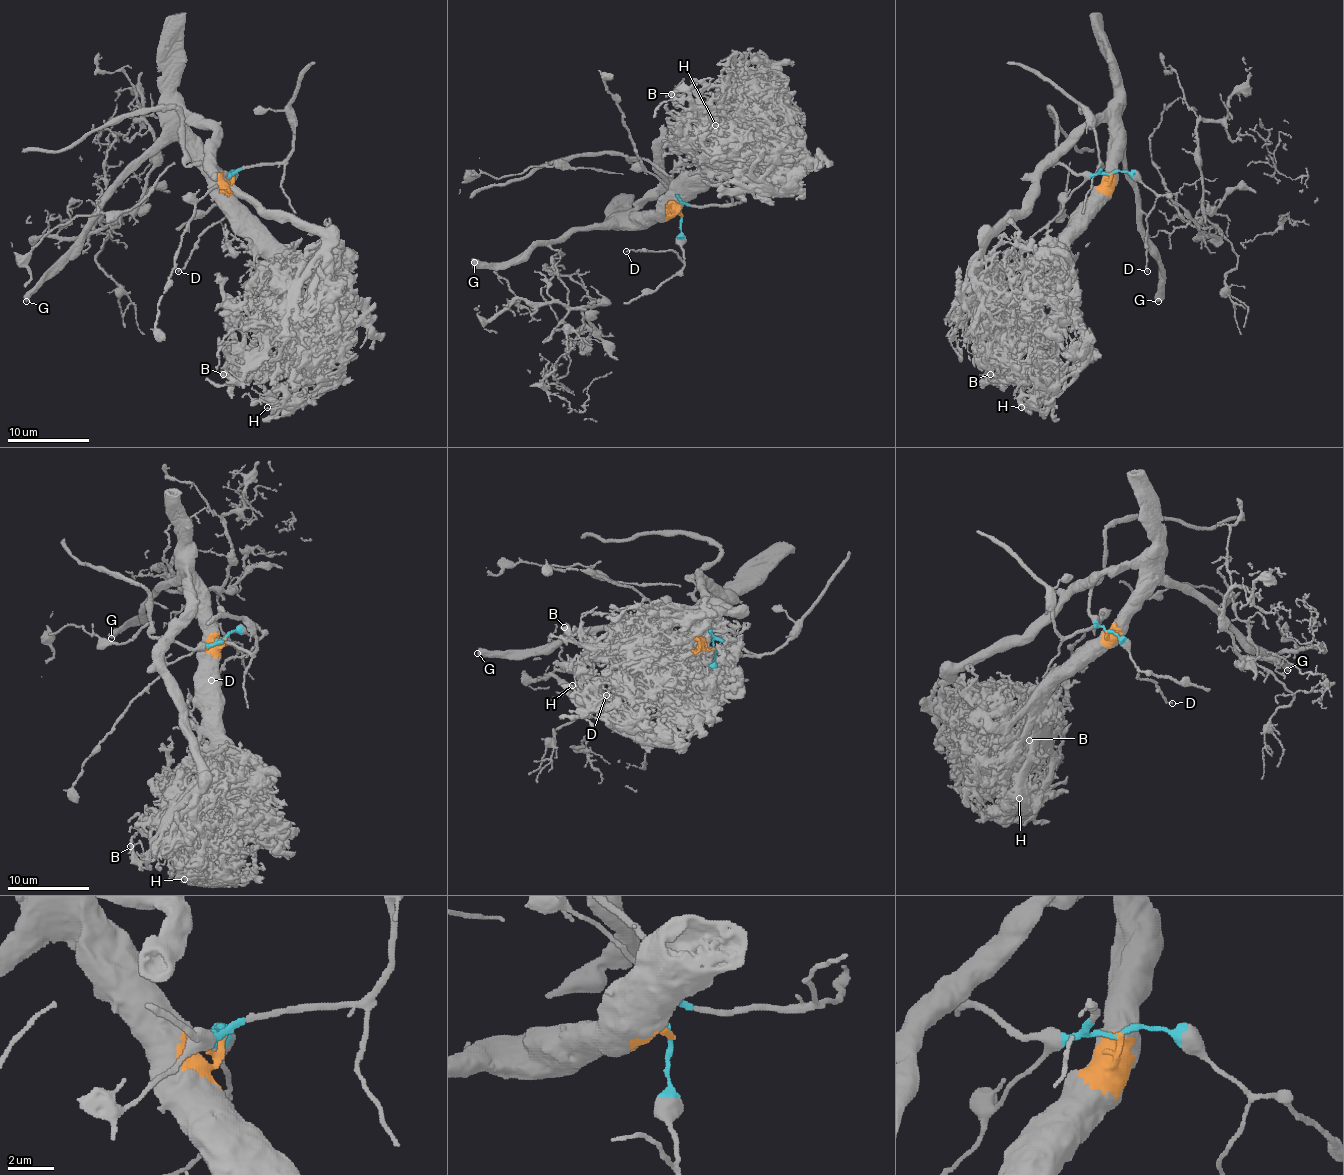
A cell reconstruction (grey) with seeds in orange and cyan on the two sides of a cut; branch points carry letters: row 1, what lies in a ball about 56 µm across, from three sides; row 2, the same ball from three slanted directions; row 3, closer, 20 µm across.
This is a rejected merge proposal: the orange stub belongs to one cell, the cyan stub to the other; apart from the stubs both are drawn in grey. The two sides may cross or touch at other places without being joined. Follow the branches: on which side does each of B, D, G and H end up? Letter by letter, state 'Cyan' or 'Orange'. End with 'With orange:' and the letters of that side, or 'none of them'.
B: Orange
D: Cyan
G: Orange
H: Orange
With orange: B, G, H

